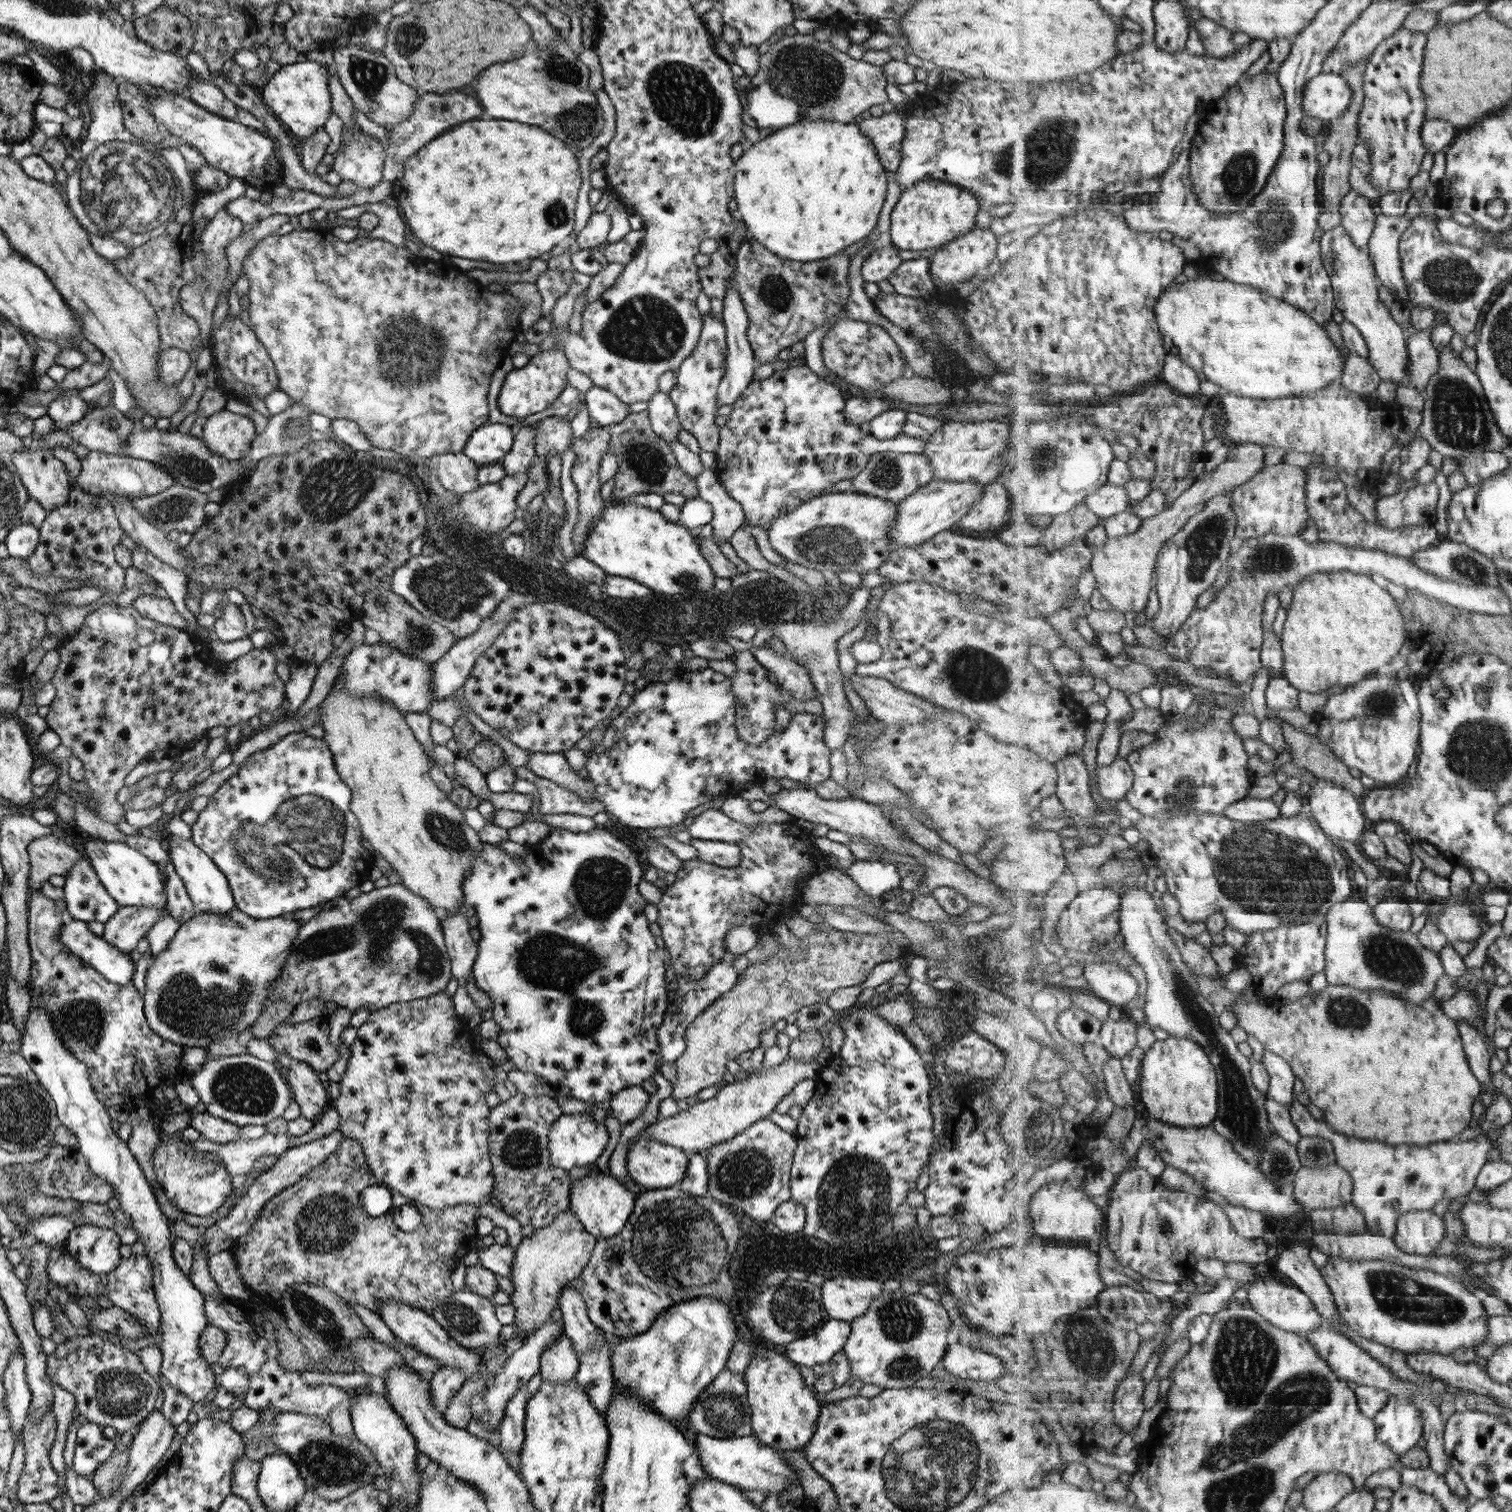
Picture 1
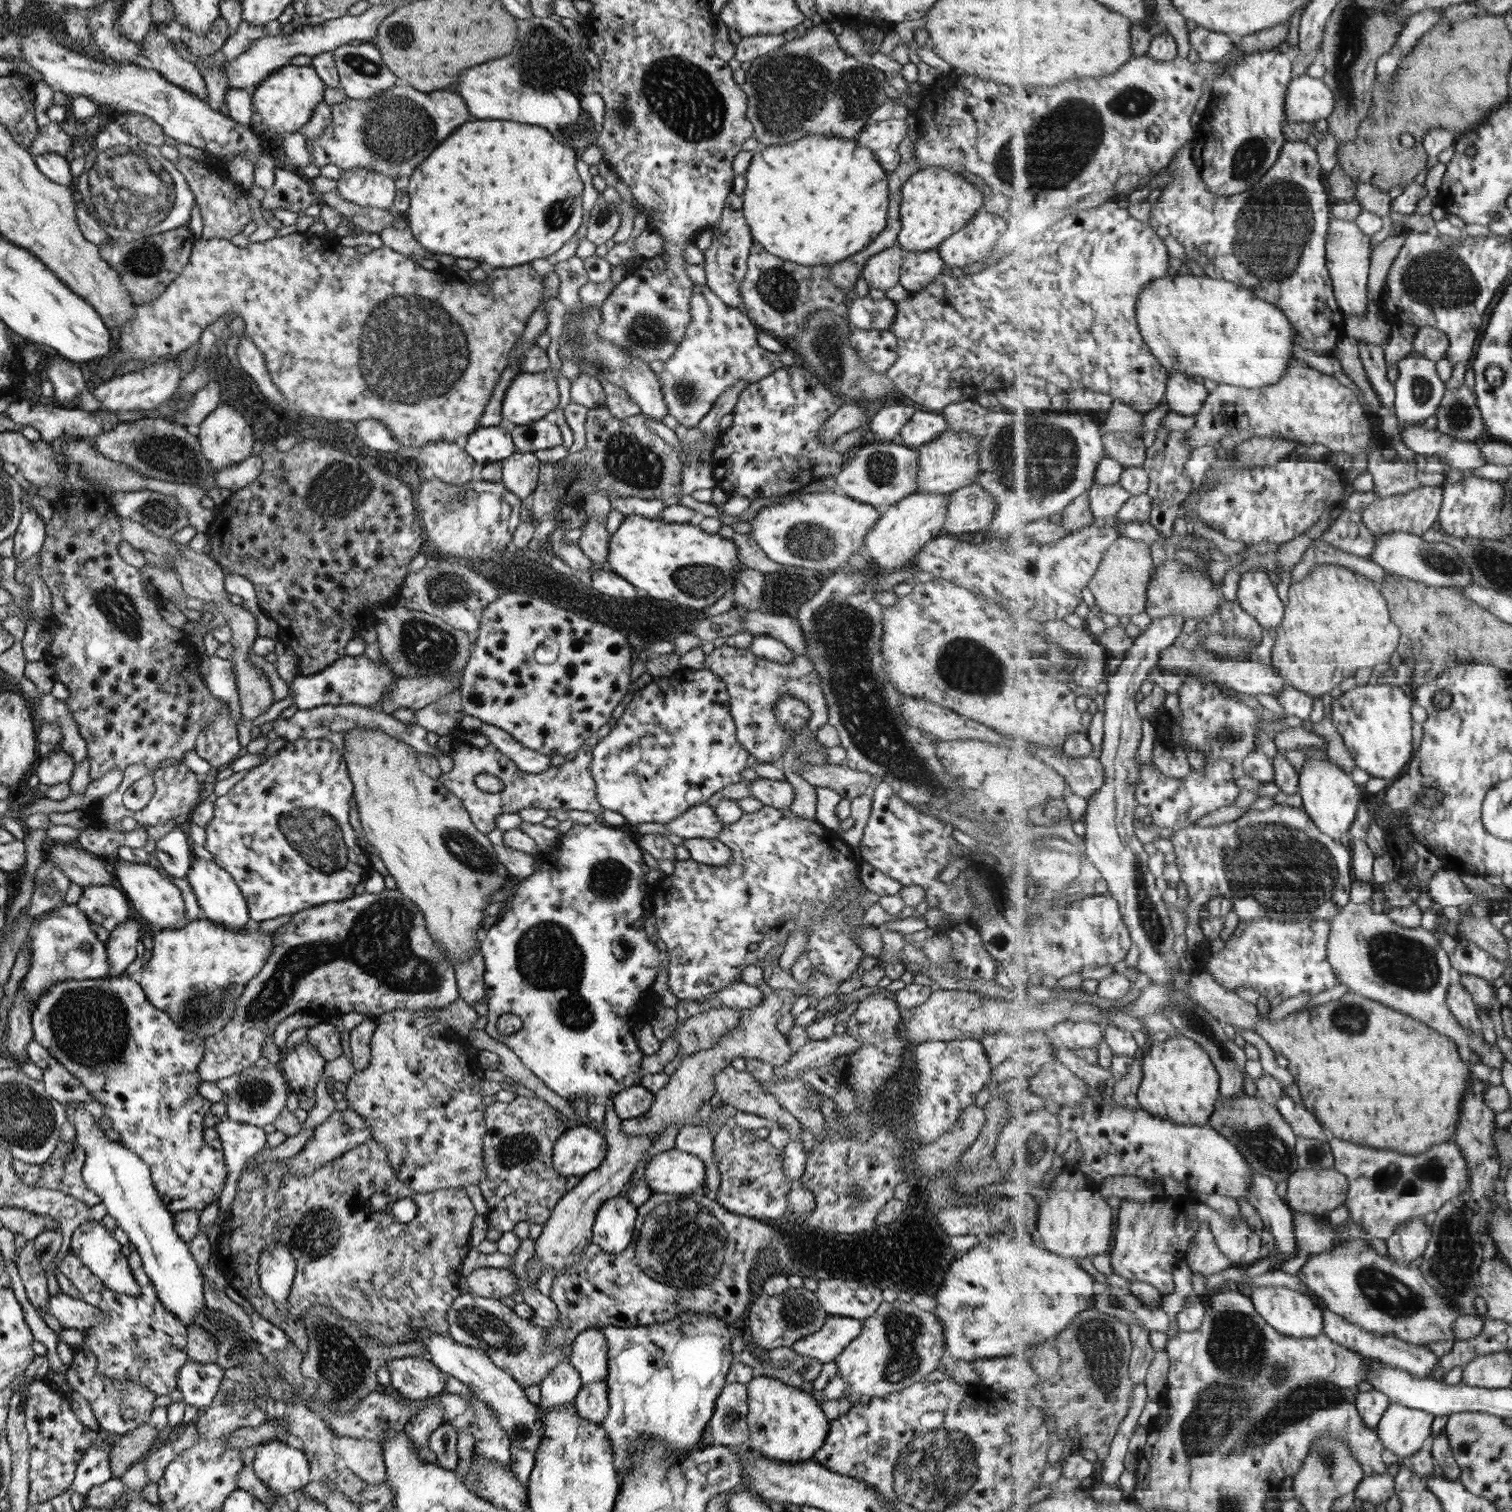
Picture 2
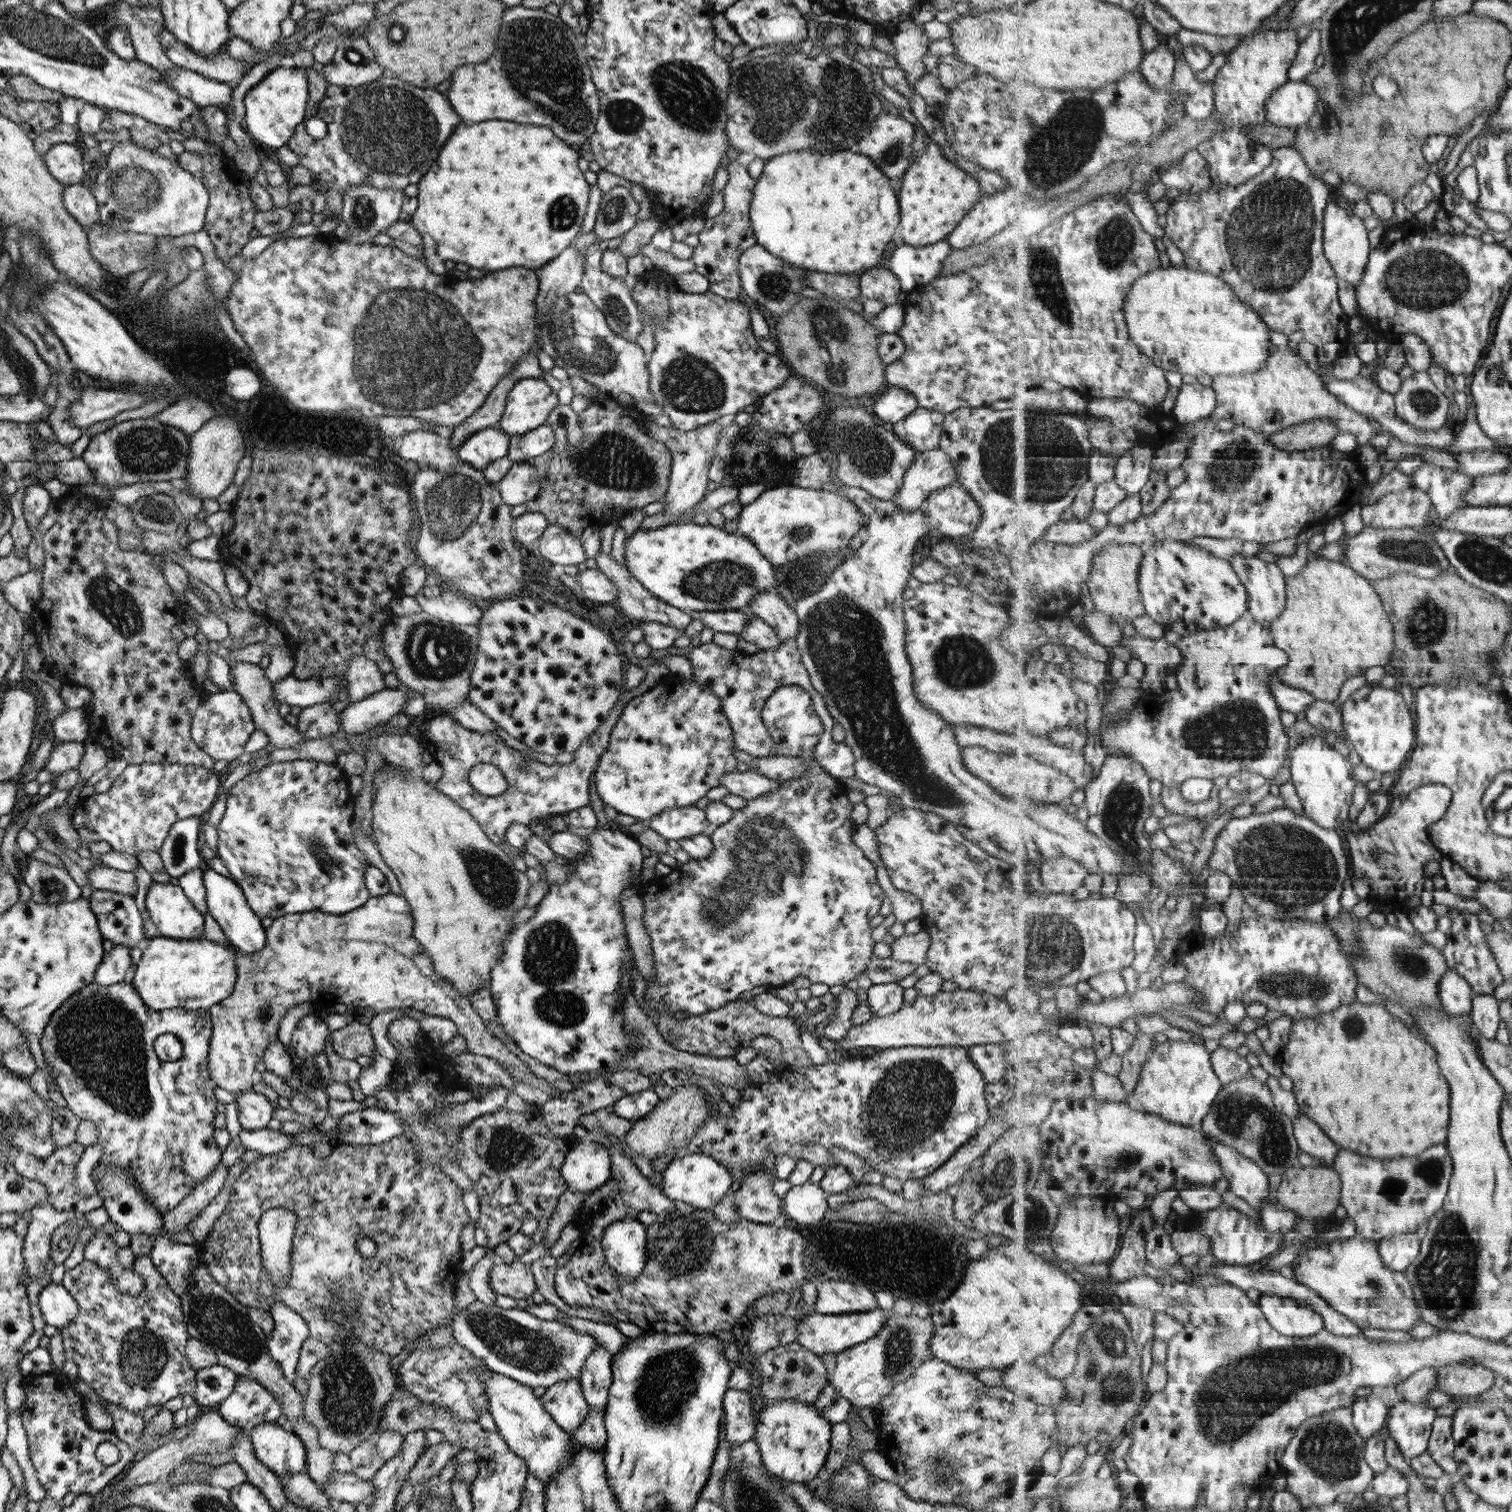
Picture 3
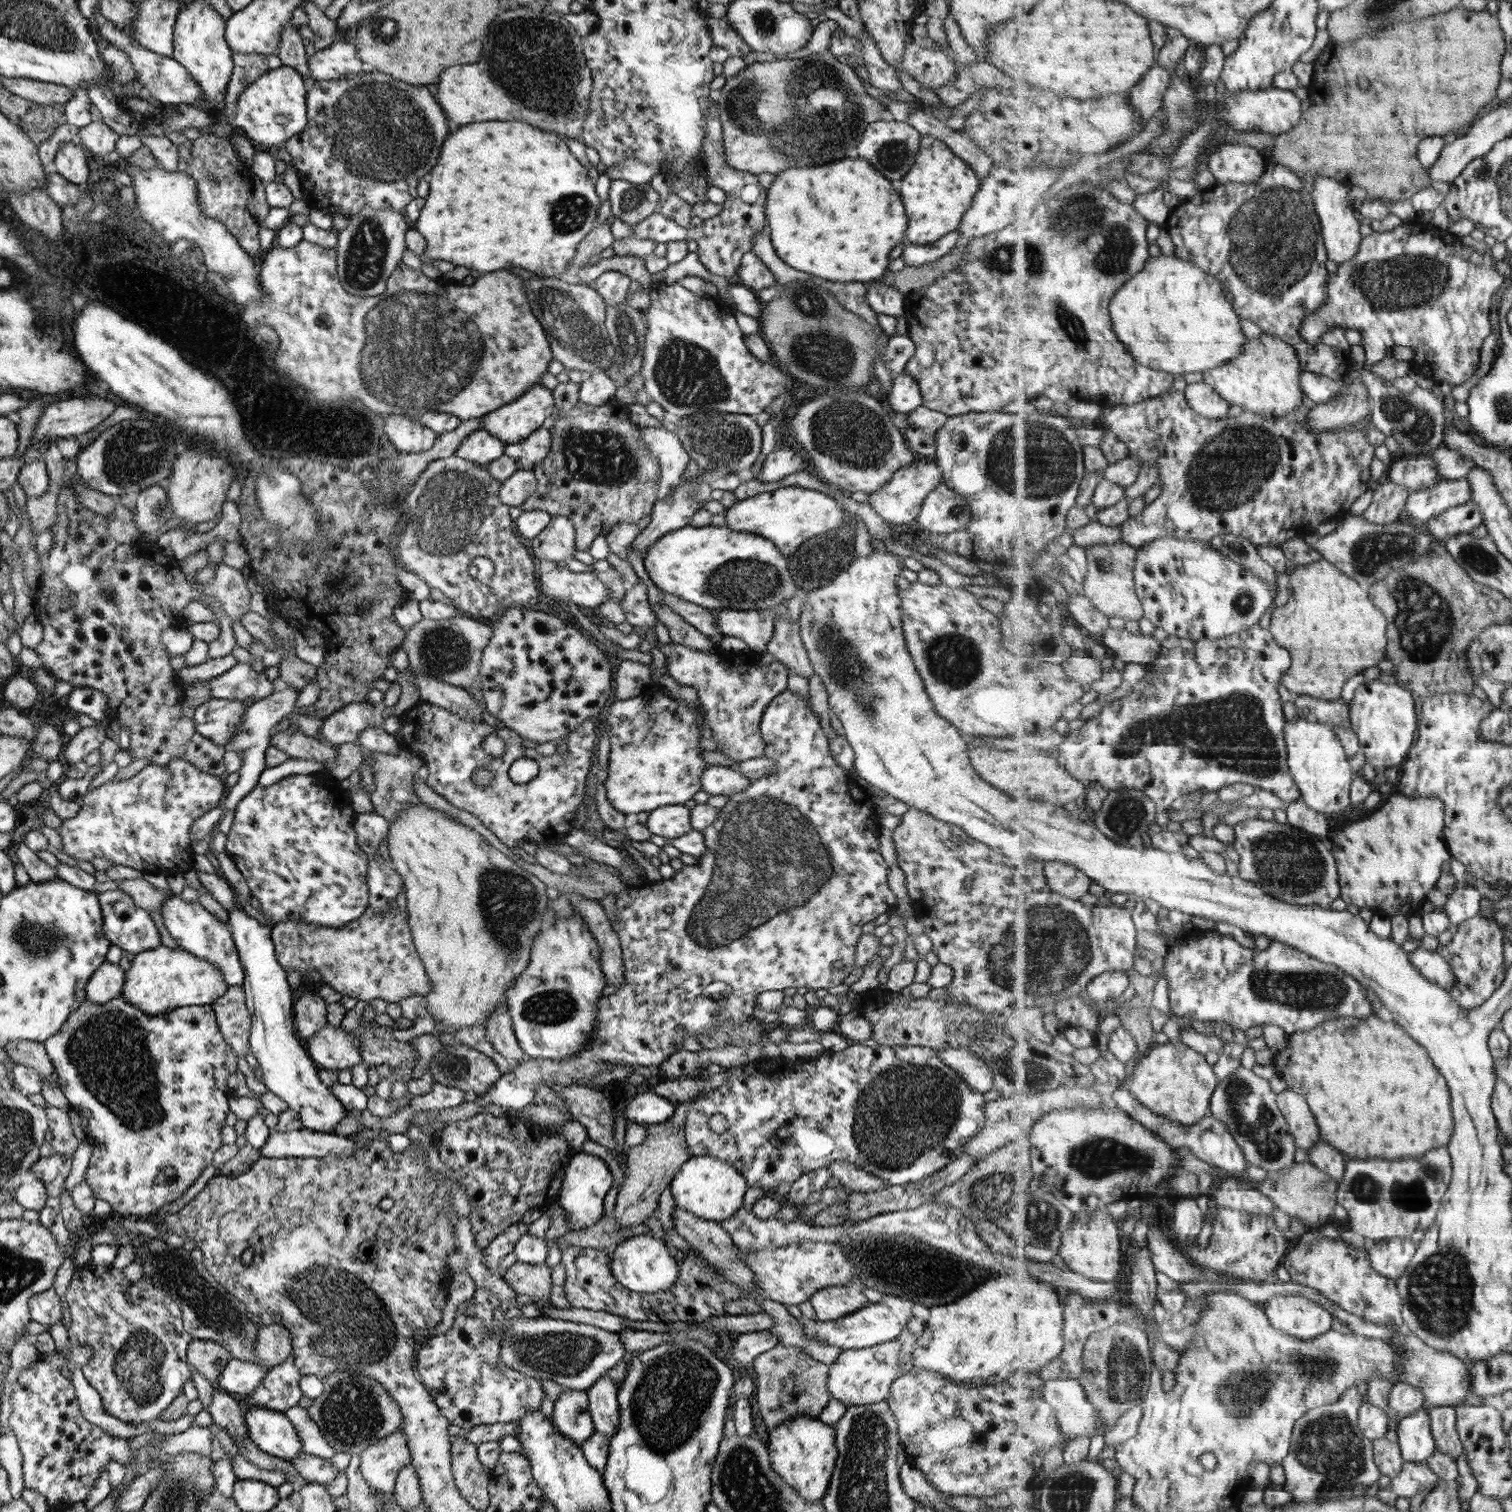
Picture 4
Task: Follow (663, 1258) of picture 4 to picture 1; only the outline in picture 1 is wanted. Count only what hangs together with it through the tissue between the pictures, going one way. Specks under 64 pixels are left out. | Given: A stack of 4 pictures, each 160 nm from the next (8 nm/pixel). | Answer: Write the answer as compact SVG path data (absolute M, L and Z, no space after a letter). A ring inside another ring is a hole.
M610 1174L584 1175L568 1188L568 1208L577 1217L581 1227L595 1240L609 1238L621 1232L634 1207L635 1197L618 1179Z

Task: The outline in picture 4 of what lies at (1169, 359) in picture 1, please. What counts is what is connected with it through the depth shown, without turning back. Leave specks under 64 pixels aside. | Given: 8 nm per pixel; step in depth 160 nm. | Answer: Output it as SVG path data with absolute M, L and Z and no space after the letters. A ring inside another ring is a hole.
M1205 381L1186 385L1185 393L1189 405L1197 414L1211 420L1227 417L1231 405Z

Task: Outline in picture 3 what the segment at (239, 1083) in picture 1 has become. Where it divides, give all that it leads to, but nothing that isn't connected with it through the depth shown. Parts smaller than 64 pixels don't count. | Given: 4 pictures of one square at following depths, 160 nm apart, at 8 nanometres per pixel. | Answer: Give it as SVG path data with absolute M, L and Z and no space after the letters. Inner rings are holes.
M243 1090L233 1096L237 1103L237 1121L241 1129L247 1131L263 1130L269 1120L272 1119L272 1104L262 1093L251 1090Z

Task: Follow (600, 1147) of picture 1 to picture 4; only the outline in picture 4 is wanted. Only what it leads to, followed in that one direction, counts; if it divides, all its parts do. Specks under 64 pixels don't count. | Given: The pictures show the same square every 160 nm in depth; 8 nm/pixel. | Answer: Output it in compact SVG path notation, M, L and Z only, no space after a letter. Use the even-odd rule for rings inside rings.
M583 1152L572 1156L565 1167L558 1199L555 1203L560 1206L559 1208L563 1208L563 1212L567 1216L567 1232L586 1229L602 1218L603 1197L612 1186L611 1182L611 1173L601 1158Z

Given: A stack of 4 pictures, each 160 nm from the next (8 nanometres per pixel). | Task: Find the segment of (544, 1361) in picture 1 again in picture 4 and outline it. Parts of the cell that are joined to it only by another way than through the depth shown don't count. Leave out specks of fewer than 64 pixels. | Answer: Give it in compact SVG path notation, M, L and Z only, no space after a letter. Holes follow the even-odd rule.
M567 1389L561 1391L553 1401L550 1423L560 1435L580 1446L594 1431L586 1393Z

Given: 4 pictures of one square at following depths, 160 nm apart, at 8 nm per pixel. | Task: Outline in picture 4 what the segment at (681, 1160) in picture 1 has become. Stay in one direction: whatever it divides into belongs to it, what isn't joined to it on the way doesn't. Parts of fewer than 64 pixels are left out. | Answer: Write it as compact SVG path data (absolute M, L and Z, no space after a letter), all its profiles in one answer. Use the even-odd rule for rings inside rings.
M692 1155L679 1166L668 1185L675 1205L697 1218L717 1223L735 1214L747 1188L745 1179L731 1165L711 1157Z

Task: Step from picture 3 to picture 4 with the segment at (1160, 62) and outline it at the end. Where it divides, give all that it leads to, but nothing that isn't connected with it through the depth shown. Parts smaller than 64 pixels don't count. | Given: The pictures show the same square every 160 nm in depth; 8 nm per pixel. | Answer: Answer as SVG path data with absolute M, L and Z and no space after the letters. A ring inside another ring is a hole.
M1156 62L1144 75L1142 81L1130 92L1131 102L1147 119L1156 115L1164 106L1164 98L1173 75Z

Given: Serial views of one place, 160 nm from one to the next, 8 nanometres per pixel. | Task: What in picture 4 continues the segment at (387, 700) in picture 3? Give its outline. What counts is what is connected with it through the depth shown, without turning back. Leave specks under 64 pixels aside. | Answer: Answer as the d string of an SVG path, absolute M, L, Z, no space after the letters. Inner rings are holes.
M374 699L371 700L371 703L367 701L354 702L346 704L339 710L332 712L326 717L325 721L322 722L319 733L317 733L317 740L321 742L321 744L329 747L345 746L347 743L355 742L357 737L359 737L359 733L363 732L365 728L373 723L373 705Z

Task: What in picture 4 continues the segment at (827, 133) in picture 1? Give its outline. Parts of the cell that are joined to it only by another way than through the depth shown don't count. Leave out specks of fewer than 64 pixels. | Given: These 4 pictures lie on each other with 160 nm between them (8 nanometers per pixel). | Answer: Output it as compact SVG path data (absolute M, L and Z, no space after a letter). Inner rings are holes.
M843 158L821 166L785 168L774 175L775 180L765 191L763 216L773 251L787 267L842 283L870 283L889 272L887 254L903 240L907 218L899 194L881 173L865 160Z

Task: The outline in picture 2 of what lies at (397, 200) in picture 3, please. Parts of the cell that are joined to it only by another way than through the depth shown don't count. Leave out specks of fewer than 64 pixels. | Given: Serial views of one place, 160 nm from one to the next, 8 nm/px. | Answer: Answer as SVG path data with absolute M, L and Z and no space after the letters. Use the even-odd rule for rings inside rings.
M363 167L341 171L339 179L336 180L336 196L363 208L389 212L396 190L393 180L381 175L377 171L370 171Z

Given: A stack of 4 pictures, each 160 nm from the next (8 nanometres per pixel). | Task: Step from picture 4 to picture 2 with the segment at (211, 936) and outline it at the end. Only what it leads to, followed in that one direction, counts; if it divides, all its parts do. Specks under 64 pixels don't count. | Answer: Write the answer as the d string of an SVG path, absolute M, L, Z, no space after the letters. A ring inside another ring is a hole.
M110 858L106 864L115 877L117 888L131 904L131 910L144 923L151 923L159 930L173 930L189 922L184 916L184 902L180 890L168 879L162 878L156 868L149 866L148 863L132 863L120 858Z

